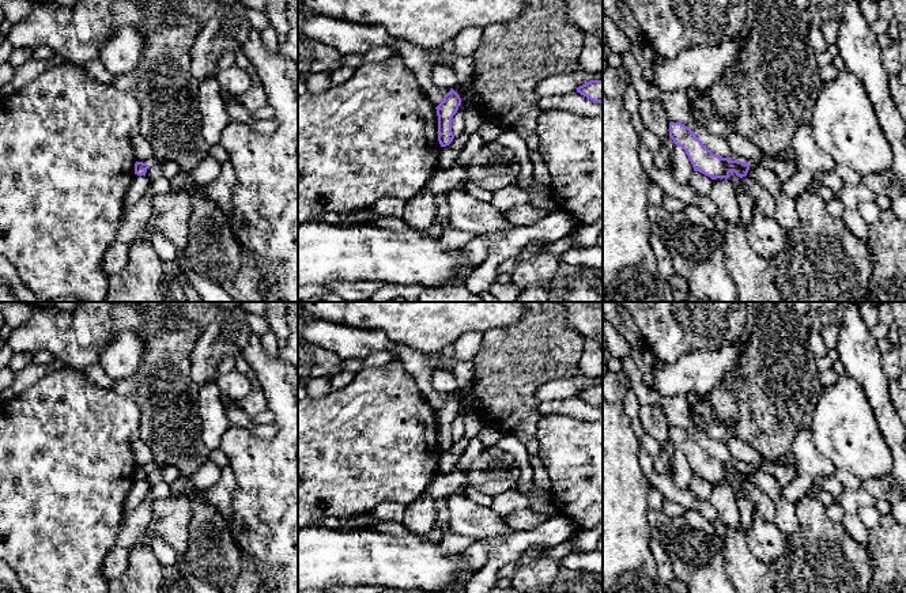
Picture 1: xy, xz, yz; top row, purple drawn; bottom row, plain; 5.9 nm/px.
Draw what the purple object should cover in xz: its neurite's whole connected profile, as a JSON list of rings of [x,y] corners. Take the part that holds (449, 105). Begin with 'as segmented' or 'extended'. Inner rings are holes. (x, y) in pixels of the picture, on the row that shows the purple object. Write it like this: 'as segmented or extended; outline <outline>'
as segmented; outline [[[452,88],[435,107],[438,116],[438,141],[441,147],[449,146],[454,139],[452,132],[452,118],[457,113],[460,105],[461,98]]]

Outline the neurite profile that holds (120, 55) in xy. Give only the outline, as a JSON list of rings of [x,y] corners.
[[[121,26],[101,48],[99,60],[113,76],[128,73],[137,67],[143,52],[143,37],[137,29]]]

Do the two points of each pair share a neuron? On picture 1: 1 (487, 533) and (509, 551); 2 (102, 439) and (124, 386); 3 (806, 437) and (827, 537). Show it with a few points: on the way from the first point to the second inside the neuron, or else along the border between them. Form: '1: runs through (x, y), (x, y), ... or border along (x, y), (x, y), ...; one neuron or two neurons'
1: runs through (493, 535), (504, 546); one neuron
2: border along (110, 389), (136, 404), (139, 422); two neurons
3: border along (806, 491), (795, 503); two neurons

